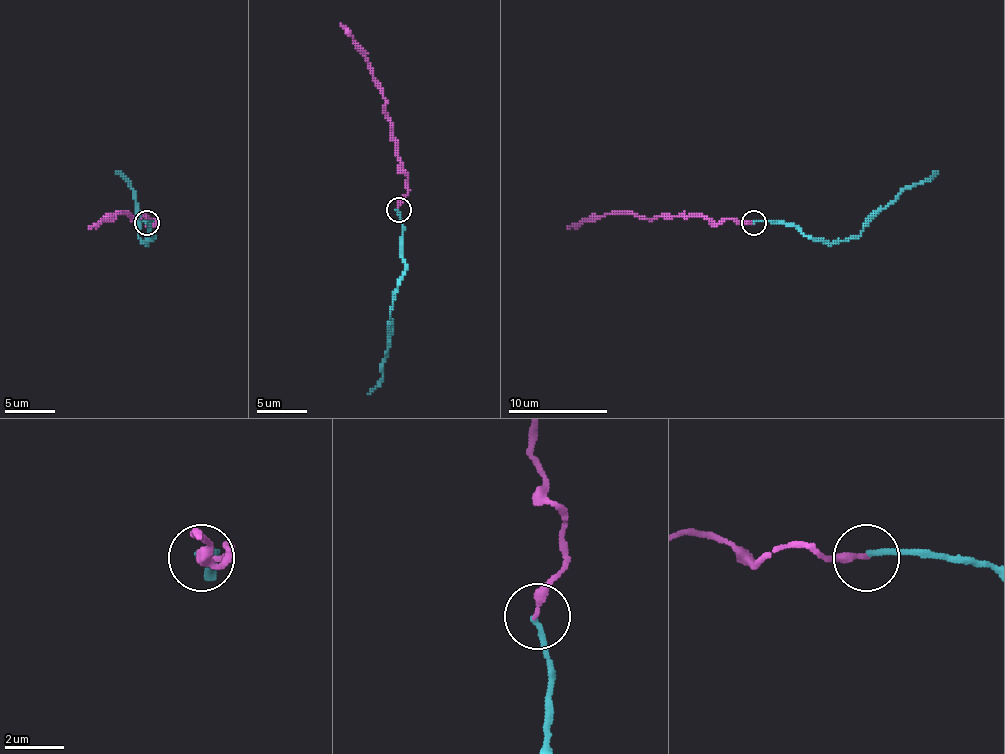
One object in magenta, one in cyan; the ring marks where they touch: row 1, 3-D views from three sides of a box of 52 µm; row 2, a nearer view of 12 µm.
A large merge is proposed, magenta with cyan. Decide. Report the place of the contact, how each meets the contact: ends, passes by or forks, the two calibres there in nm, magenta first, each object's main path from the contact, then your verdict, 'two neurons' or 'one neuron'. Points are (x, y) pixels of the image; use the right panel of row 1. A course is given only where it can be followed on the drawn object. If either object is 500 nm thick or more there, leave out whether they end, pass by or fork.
(753, 223) | magenta ends | cyan ends | 280/200 nm | magenta via (754, 223), (736, 218), (714, 223), (701, 216), (642, 218), (629, 213), (594, 216), (567, 228) | cyan via (754, 223), (784, 221), (813, 238), (836, 243), (858, 236), (906, 189), (923, 184), (938, 171) | two neurons

